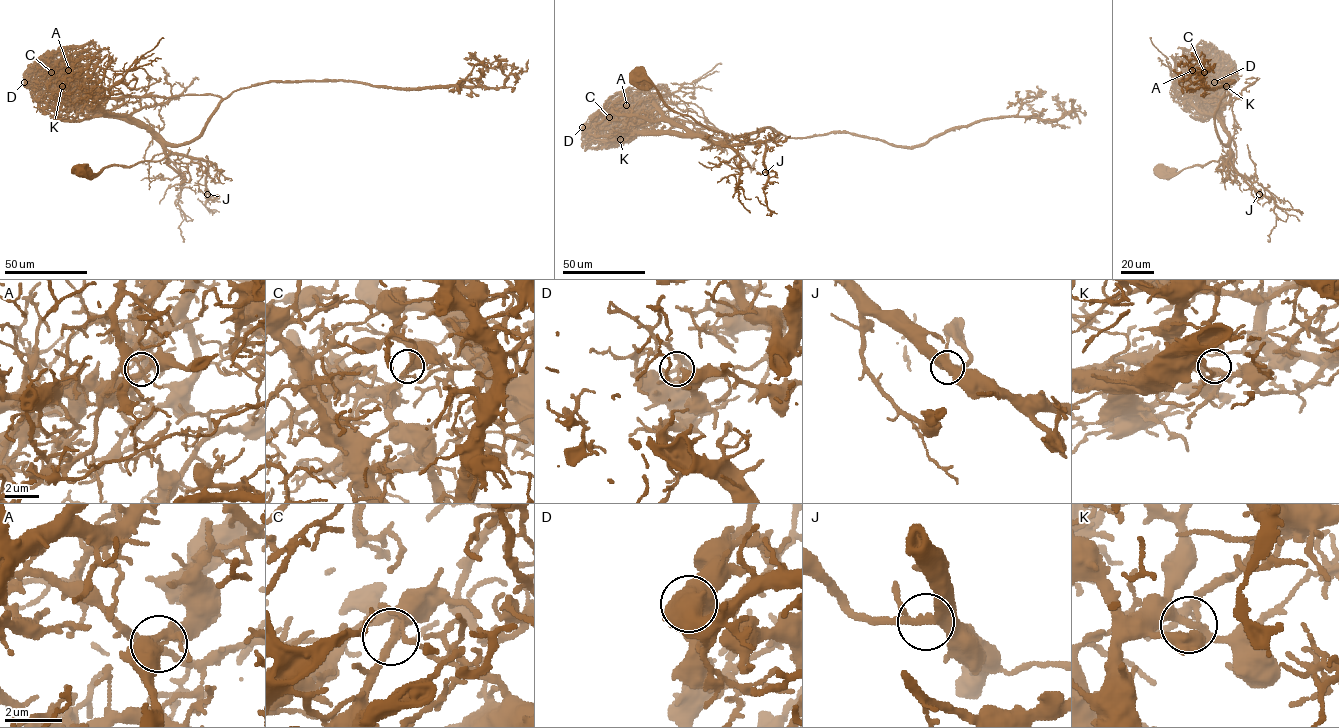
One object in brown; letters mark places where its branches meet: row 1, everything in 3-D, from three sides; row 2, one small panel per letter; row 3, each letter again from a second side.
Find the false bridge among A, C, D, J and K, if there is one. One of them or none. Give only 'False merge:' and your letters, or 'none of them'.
False merge: A

